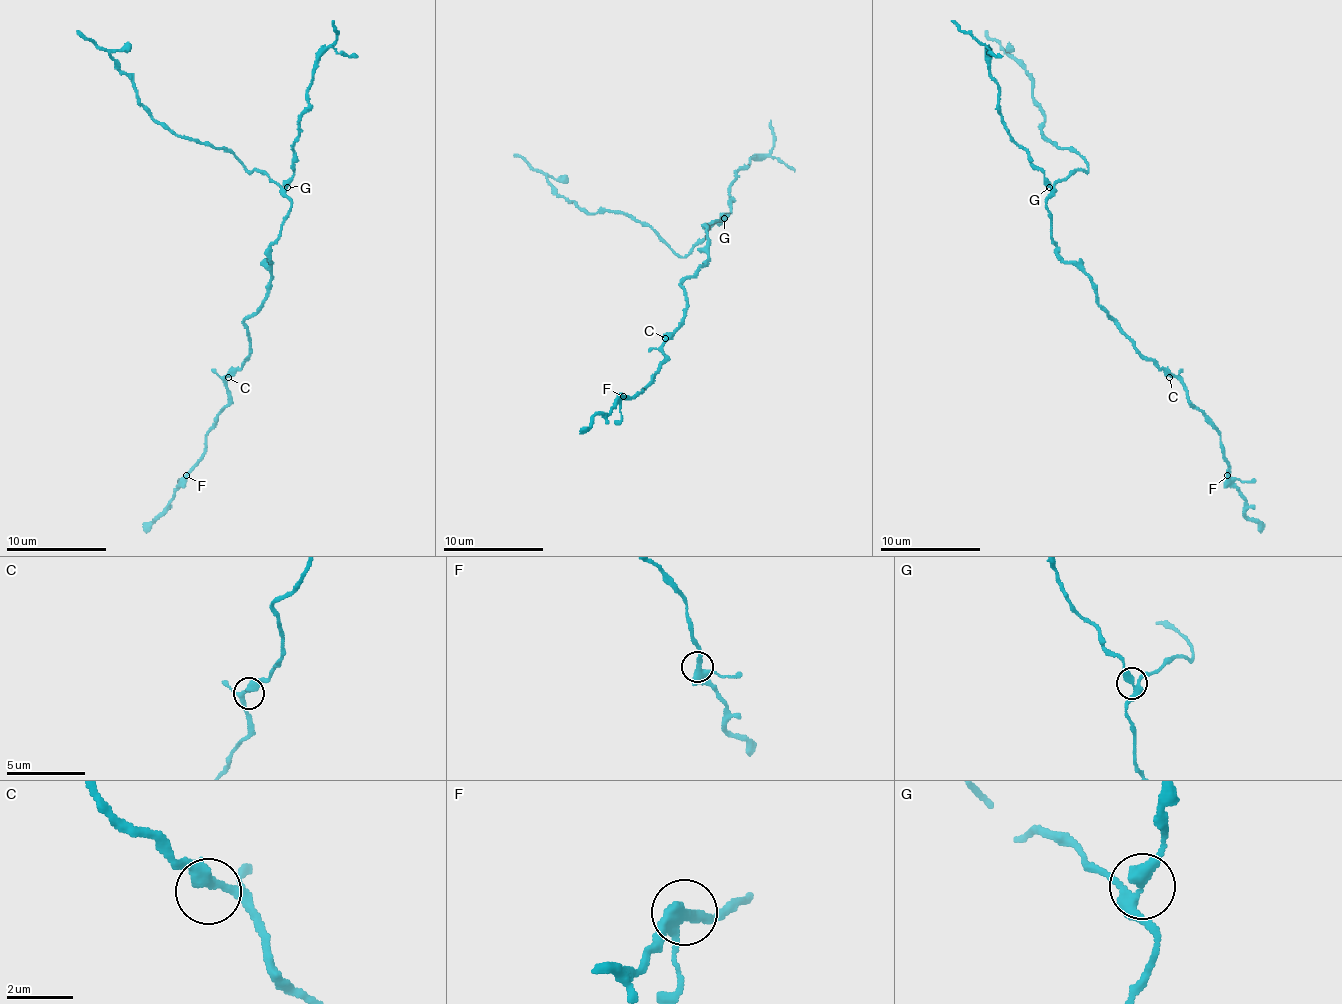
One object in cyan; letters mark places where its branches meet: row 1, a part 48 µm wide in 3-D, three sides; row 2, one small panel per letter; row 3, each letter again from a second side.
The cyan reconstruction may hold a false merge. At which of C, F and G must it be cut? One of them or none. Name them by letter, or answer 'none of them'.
none of them

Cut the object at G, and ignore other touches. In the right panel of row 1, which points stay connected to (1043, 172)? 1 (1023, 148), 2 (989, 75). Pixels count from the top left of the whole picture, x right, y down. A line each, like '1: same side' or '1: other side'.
1: same side
2: same side

